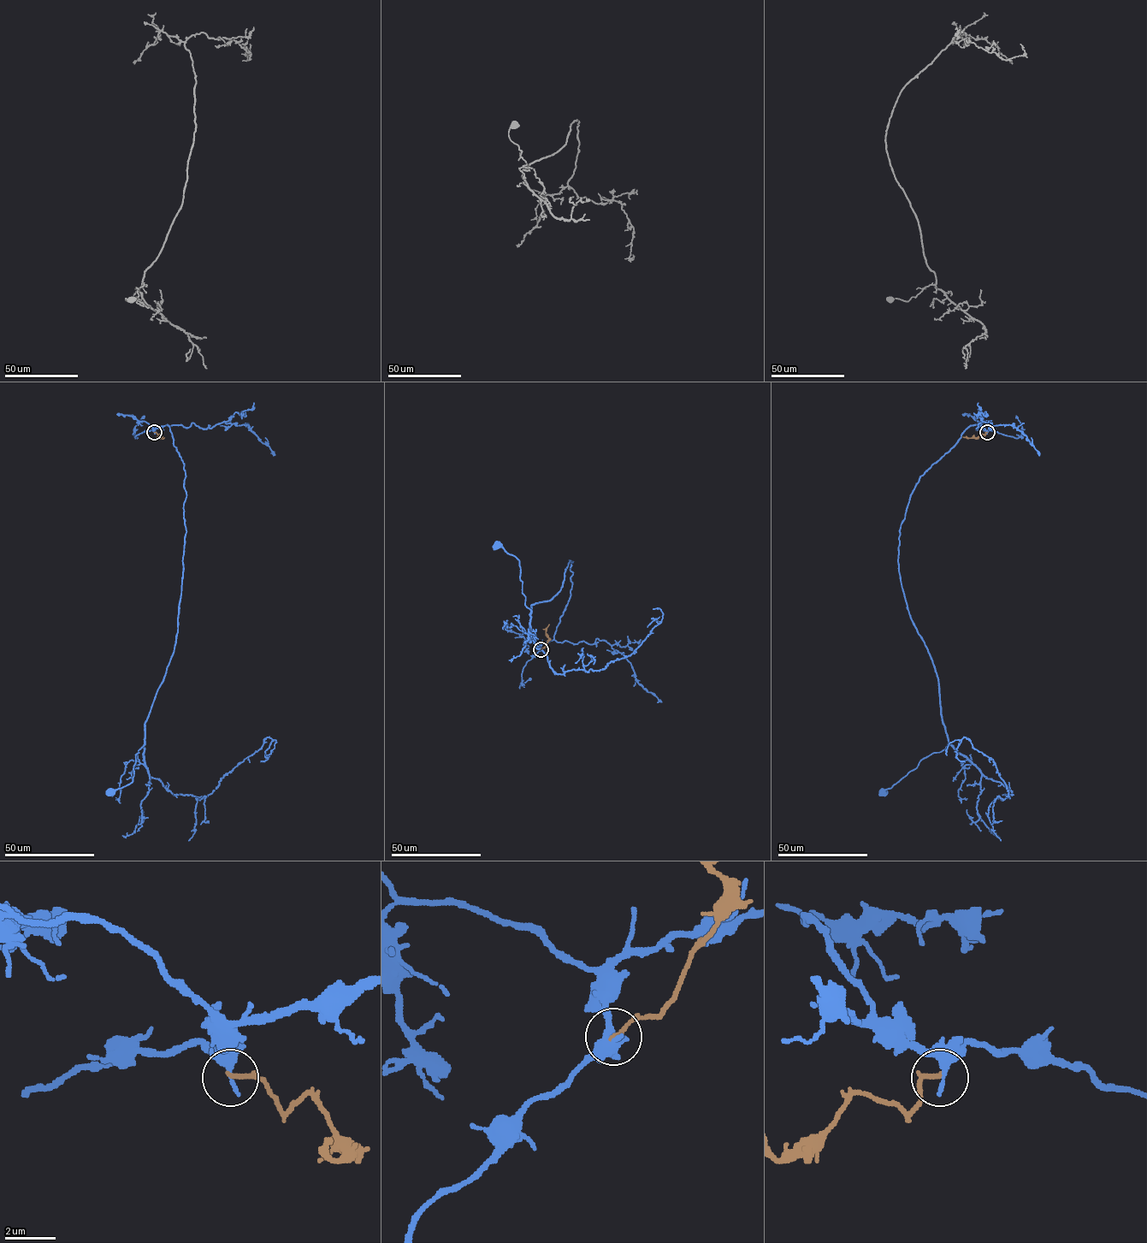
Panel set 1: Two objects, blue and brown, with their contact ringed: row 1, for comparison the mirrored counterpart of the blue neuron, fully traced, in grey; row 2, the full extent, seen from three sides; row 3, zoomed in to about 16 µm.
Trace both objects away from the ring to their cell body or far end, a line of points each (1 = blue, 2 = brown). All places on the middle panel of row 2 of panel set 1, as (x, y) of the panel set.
1: (540, 649), (553, 639), (568, 603), (572, 562), (560, 589), (530, 610), (519, 560), (496, 544)
2: (540, 649), (548, 641), (546, 629), (549, 624)

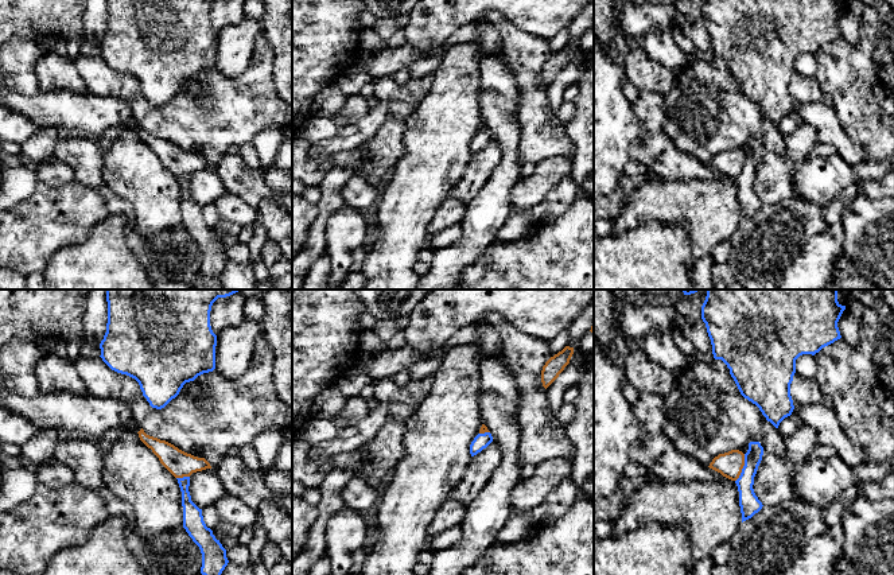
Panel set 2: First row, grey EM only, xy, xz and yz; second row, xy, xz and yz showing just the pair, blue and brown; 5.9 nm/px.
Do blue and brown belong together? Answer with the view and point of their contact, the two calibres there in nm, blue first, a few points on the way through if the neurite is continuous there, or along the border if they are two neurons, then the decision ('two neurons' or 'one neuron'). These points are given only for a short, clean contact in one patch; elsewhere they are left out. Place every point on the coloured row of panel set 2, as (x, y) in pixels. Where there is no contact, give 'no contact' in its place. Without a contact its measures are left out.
yz (743, 467) | 120/150 nm | along yz (745, 454), (745, 465), (735, 481) | two neurons

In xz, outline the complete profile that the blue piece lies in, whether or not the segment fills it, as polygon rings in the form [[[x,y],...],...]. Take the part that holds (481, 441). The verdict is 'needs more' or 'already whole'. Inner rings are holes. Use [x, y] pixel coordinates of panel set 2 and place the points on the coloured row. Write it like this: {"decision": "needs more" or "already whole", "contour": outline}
{"decision": "already whole", "contour": [[[490,432],[478,434],[474,440],[470,444],[470,454],[471,456],[481,452],[483,448],[486,448],[493,442],[493,436]]]}

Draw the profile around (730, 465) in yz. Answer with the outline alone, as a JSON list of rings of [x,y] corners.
[[[731,450],[715,456],[708,467],[731,481],[736,481],[742,473],[743,466],[745,454],[739,450]]]

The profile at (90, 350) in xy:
[[[85,341],[79,356],[89,360],[98,358],[101,356],[100,345]]]

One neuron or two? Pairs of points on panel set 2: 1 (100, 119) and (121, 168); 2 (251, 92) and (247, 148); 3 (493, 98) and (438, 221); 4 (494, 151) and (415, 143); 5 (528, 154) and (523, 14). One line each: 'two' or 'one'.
1: two
2: two
3: two
4: two
5: two

